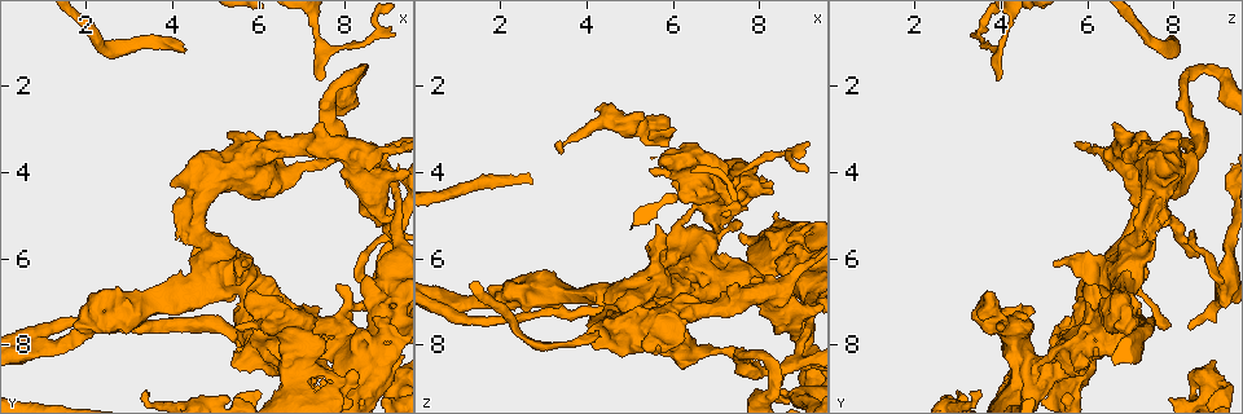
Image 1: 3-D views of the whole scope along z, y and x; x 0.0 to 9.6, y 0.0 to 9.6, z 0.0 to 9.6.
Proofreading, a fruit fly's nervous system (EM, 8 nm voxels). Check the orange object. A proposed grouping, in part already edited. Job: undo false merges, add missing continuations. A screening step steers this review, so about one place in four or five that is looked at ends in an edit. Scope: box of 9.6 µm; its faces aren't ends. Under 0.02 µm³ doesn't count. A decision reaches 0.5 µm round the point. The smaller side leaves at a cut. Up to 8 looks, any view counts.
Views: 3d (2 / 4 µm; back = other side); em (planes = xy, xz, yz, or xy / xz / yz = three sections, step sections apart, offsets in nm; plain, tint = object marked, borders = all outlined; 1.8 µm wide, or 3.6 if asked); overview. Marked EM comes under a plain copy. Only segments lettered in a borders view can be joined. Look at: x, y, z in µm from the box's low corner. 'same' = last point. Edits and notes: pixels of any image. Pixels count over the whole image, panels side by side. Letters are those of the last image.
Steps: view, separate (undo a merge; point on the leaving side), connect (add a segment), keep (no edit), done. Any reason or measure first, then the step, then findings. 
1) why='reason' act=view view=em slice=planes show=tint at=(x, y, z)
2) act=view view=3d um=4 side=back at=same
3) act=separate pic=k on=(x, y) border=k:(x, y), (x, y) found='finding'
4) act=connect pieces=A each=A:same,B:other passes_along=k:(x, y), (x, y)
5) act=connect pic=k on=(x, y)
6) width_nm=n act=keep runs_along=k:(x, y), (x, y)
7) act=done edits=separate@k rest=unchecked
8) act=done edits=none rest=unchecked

why='free end' act=view view=em slice=xz step=4 show=tint at=(3.35, 9.15, 3.55)

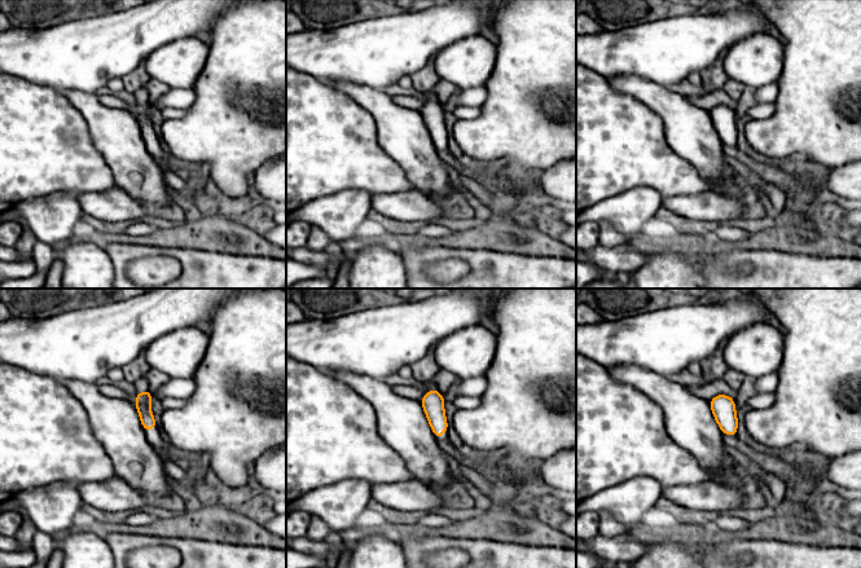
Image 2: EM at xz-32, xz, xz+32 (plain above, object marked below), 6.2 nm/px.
act=view view=em slice=planes show=borders at=same

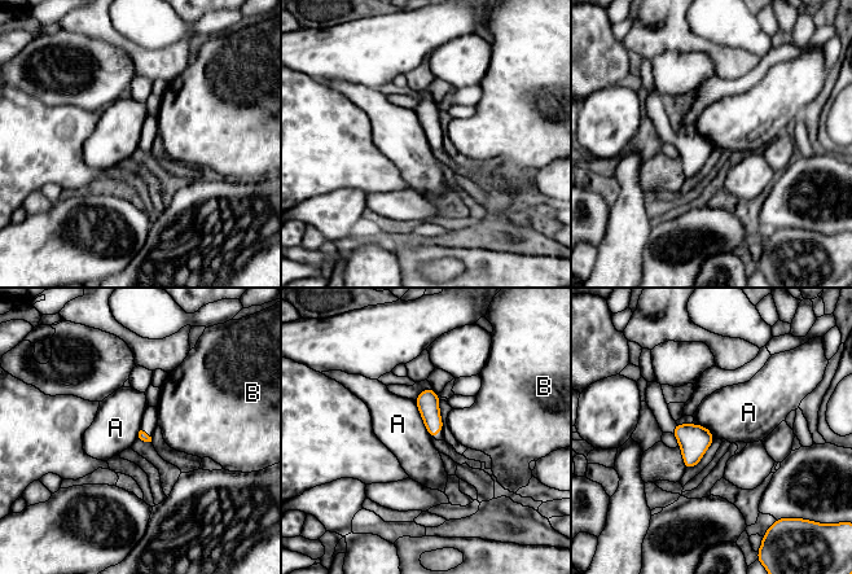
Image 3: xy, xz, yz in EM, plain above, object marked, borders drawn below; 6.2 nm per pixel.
longest_contact=A:260nm act=keep each=A:other,B:other border=3:(414, 401), (431, 438) found='none of them fits'

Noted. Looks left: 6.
why='free end' act=view view=em slice=xy step=4 show=tint at=(6.00, 9.15, 3.00)

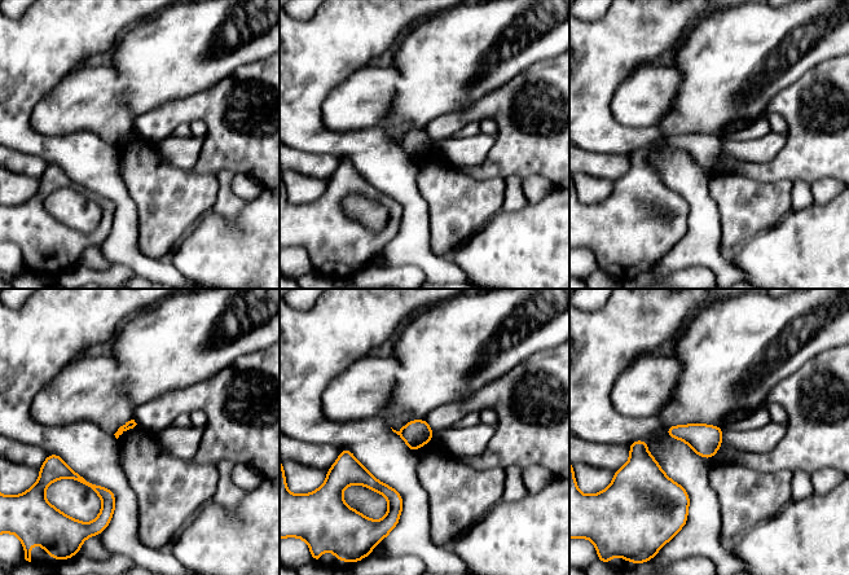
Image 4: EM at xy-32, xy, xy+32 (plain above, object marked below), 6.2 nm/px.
act=view view=em slice=xy step=4 show=borders at=same

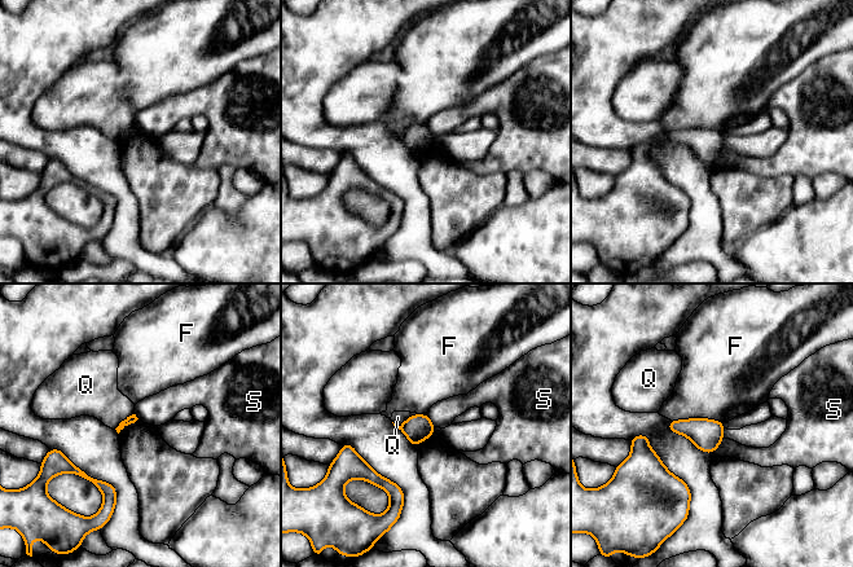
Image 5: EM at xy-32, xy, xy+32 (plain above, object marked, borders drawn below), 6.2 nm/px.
act=keep each=F:other,Q:other,S:other border=5:(724, 438), (709, 453) found='none of them fits'

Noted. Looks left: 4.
why='an open end' act=view view=3d um=4 at=(7.30, 7.35, 3.85)

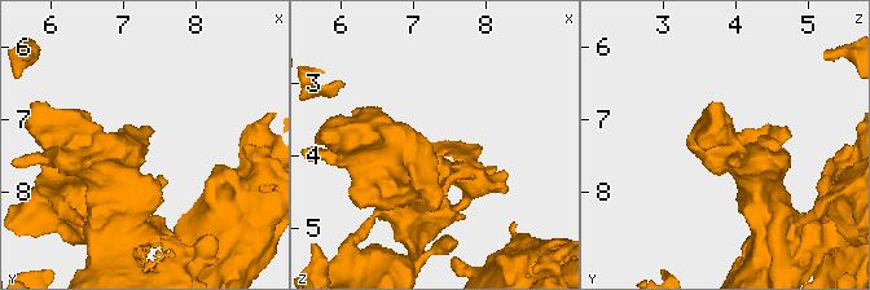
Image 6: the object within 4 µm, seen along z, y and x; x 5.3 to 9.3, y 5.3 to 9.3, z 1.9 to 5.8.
why='shape alone is not enough' act=view view=em slice=yz step=8 show=tint at=(7.30, 7.40, 3.85)

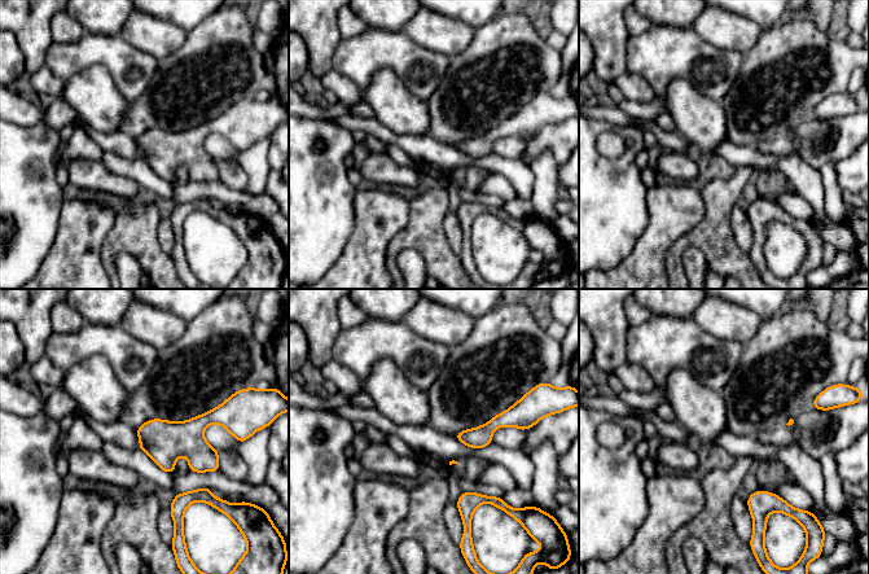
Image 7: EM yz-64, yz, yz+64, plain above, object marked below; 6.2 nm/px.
why='another direction' act=view view=em slice=xz step=4 show=borders at=same

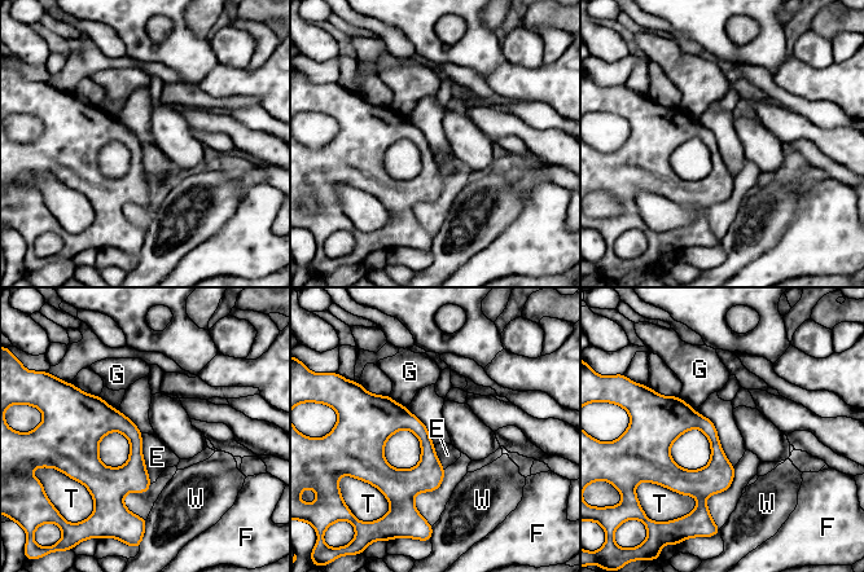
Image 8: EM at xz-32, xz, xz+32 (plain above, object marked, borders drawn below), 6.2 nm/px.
act=keep each=E:other,F:other,G:other,T:other,W:other runs_along=8:(657, 397), (659, 458), (702, 506) found='none of them fits'

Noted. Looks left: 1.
act=done edits=none rest=unchecked

